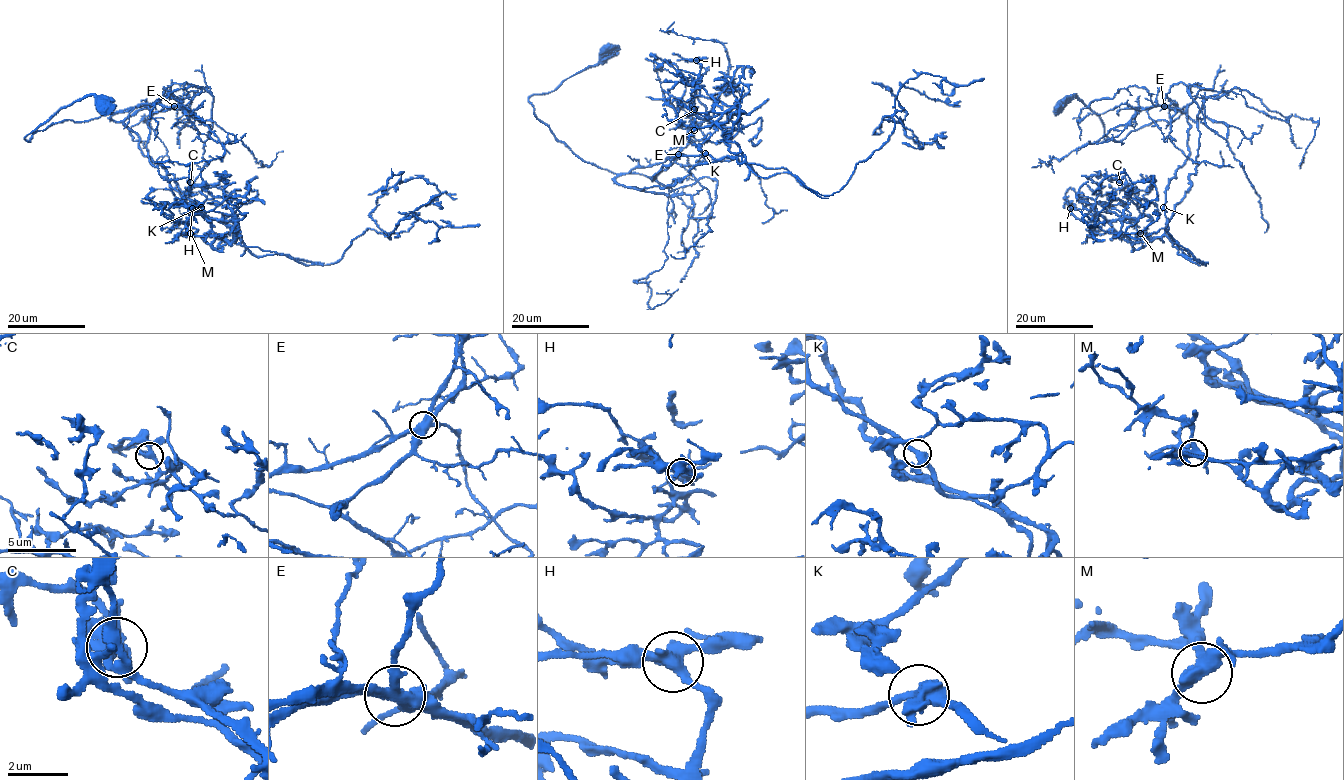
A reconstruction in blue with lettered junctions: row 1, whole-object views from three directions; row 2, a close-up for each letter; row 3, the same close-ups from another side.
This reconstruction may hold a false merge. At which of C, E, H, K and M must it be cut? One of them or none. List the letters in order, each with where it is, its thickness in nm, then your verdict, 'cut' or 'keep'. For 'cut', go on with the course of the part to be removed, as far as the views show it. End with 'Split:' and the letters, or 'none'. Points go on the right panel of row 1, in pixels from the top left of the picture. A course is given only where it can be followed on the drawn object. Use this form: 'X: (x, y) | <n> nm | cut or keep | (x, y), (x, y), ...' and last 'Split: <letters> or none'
C: (1119, 182) | 360 nm | keep
E: (1164, 106) | 460 nm | cut | (1164, 106), (1197, 123), (1199, 149), (1163, 241), (1125, 239), (1114, 212), (1087, 210), (1070, 189), (1069, 204)
H: (1070, 208) | 360 nm | keep
K: (1163, 207) | 400 nm | keep
M: (1140, 233) | 400 nm | keep
Split: E

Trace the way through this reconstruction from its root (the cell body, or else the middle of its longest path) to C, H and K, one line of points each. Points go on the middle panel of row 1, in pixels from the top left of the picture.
C: (606, 51), (529, 98), (584, 161), (643, 189), (743, 154), (727, 140), (740, 110), (711, 123), (694, 109)
H: (606, 51), (529, 100), (576, 155), (638, 189), (743, 154), (727, 140), (740, 110), (700, 94), (696, 60)
K: (606, 51), (552, 92), (529, 98), (550, 132), (586, 162), (651, 179), (676, 156), (705, 153)

